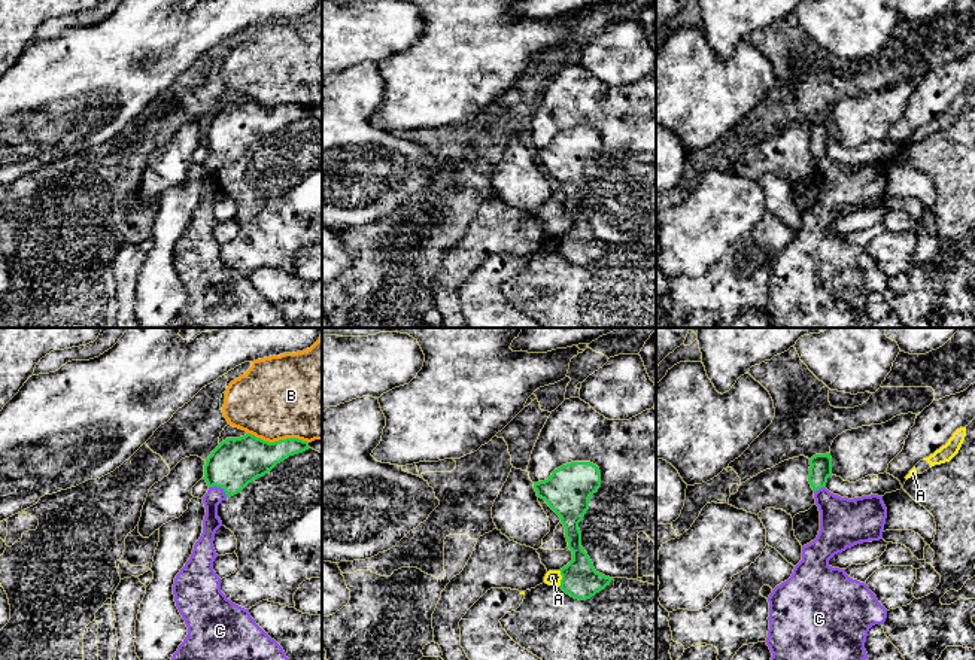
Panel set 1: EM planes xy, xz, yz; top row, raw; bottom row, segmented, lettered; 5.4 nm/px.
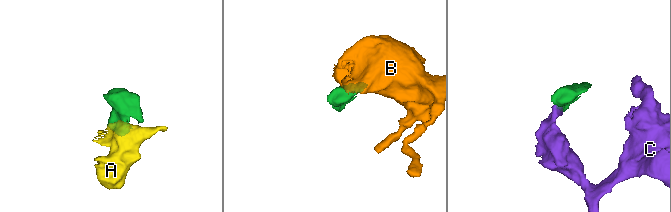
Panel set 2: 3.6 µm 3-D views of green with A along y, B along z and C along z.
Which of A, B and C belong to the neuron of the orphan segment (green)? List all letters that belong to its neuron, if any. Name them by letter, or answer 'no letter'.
C

